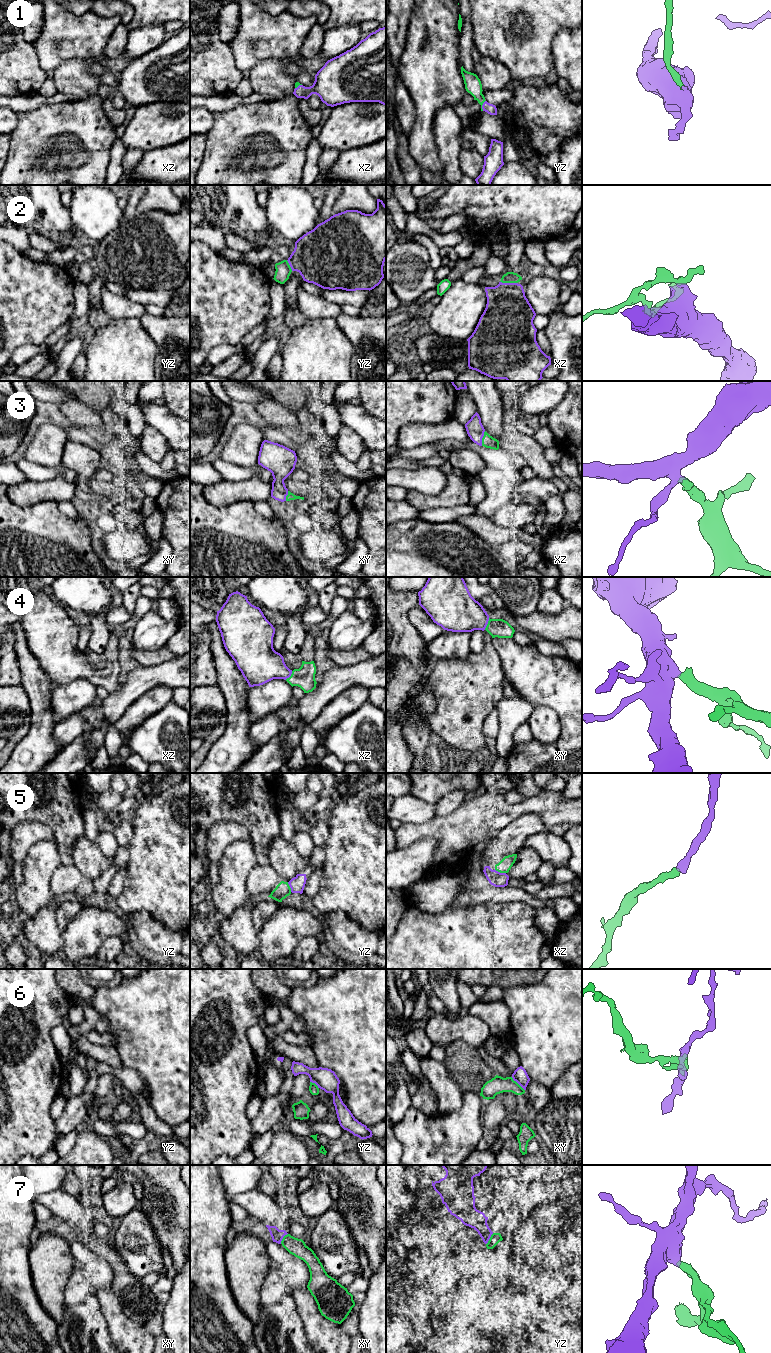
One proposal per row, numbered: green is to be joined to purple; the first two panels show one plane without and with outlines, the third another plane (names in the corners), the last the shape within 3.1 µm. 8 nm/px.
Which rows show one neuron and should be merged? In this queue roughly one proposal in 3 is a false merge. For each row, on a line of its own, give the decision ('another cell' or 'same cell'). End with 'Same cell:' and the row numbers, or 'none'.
1: same cell
2: another cell
3: same cell
4: same cell
5: same cell
6: another cell
7: same cell
Same cell: 1, 3, 4, 5, 7

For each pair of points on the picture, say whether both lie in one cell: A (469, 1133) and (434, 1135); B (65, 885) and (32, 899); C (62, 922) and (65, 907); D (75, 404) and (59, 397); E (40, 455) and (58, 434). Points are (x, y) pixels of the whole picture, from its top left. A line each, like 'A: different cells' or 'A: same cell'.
A: same cell
B: different cells
C: same cell
D: different cells
E: same cell

